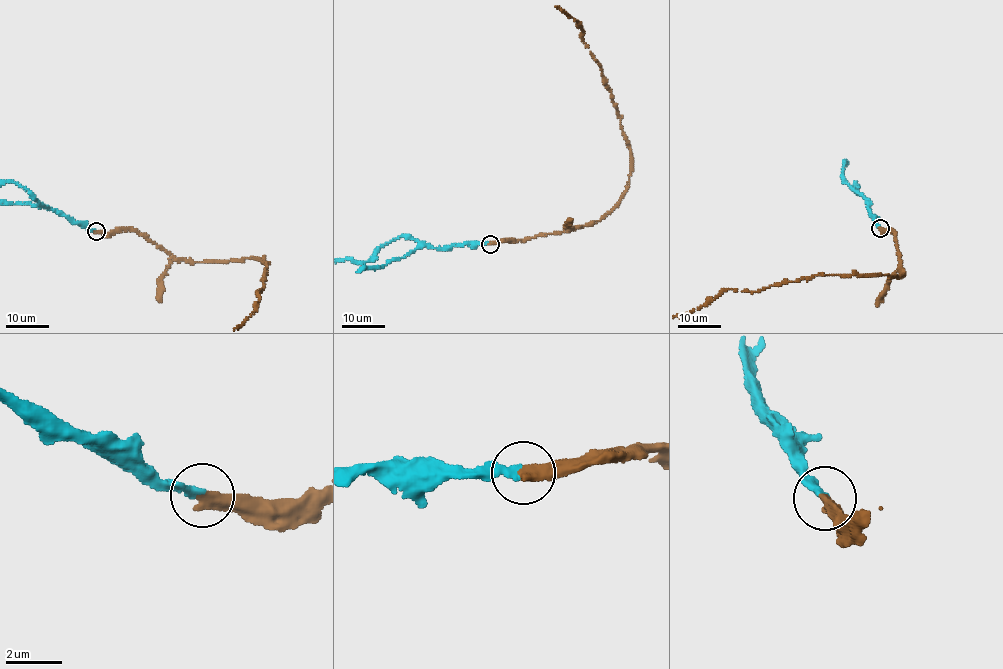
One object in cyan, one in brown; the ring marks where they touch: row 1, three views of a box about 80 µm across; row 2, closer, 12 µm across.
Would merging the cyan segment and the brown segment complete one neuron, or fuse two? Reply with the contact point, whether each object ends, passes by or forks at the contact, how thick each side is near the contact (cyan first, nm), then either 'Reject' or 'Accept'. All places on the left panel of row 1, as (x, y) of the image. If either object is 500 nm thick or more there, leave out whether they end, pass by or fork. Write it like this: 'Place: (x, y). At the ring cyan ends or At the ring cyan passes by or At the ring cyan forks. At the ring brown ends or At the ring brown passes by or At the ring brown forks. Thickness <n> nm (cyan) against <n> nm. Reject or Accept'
Place: (96, 231). At the ring cyan ends. At the ring brown ends. Thickness 300 nm (cyan) against 440 nm. Accept

